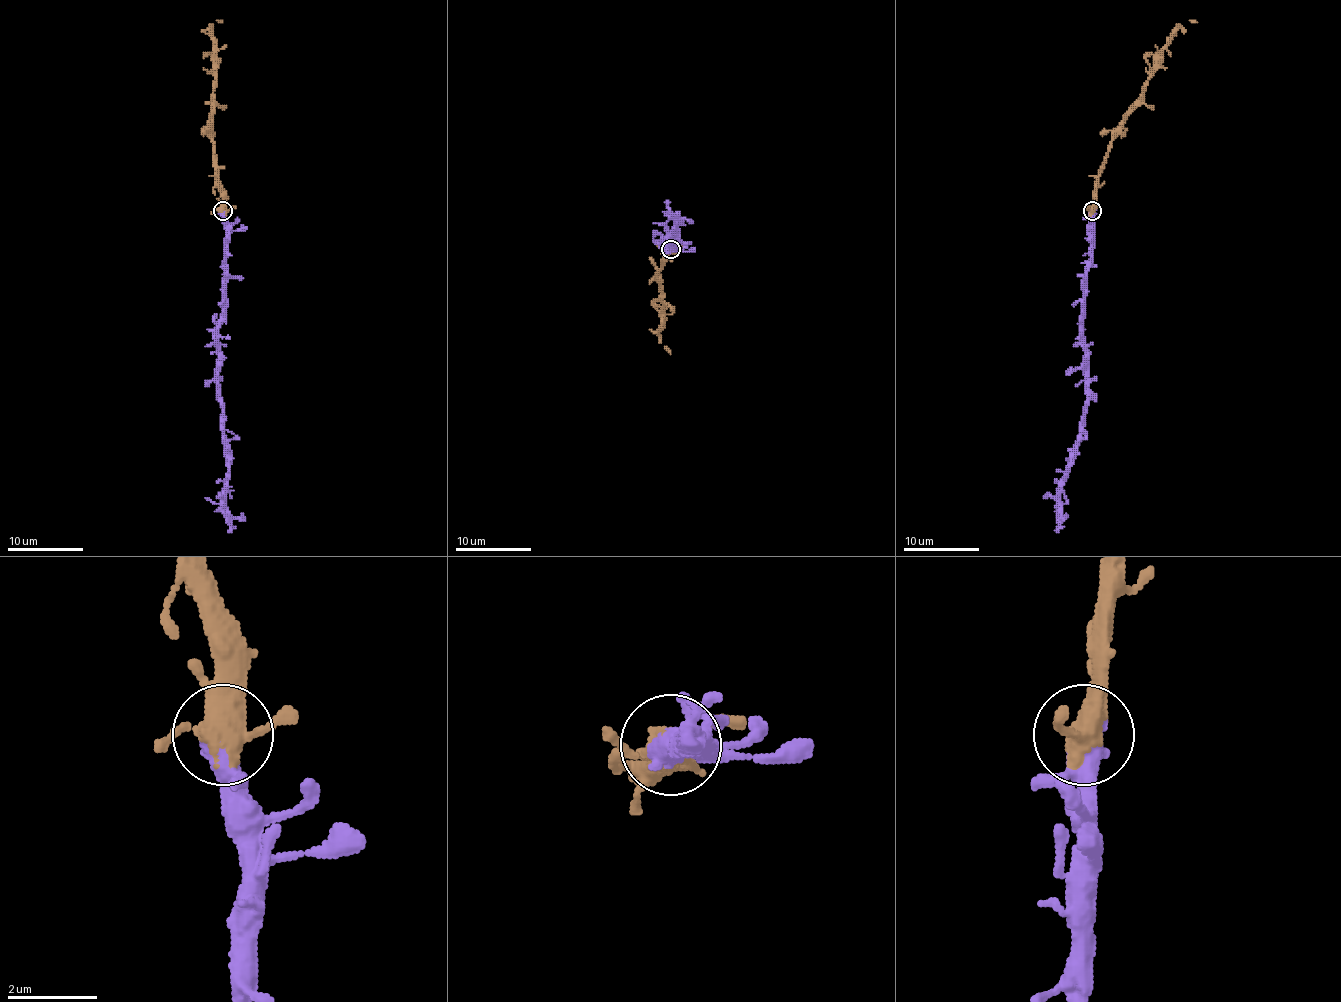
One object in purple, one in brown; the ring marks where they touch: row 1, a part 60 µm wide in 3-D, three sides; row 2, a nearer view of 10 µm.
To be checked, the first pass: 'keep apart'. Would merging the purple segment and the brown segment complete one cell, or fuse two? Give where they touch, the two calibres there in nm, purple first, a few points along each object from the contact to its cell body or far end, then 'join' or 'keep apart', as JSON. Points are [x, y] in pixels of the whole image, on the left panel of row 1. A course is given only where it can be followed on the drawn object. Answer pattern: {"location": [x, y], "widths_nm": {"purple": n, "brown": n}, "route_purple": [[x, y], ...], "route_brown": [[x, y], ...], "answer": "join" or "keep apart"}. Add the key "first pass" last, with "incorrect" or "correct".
{"location": [223, 210], "widths_nm": {"purple": 460, "brown": 420}, "route_purple": [[222, 210], [226, 267], [222, 320], [216, 337], [218, 401], [226, 452], [226, 509], [237, 519], [245, 517]], "route_brown": [[222, 210], [222, 187], [211, 130], [214, 54], [211, 31], [216, 20], [222, 22]], "answer": "join", "first pass": "incorrect"}

